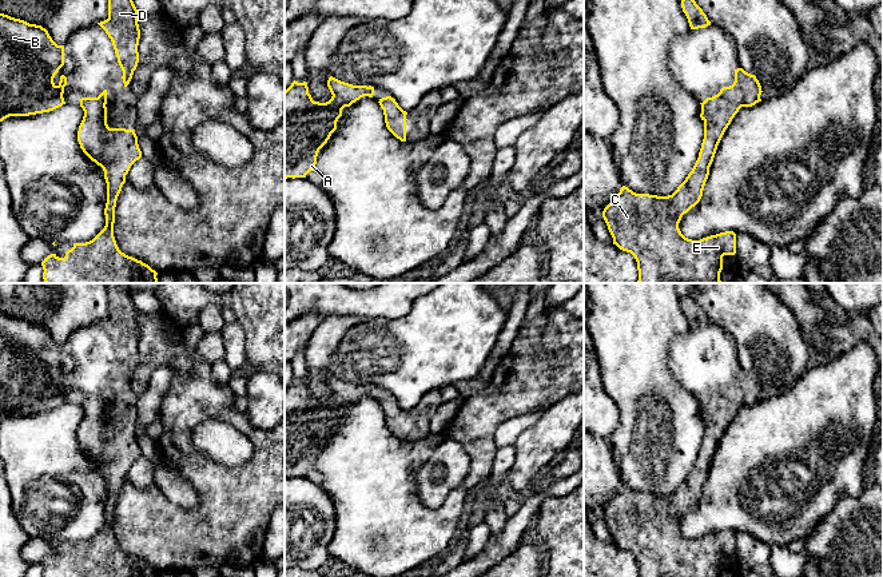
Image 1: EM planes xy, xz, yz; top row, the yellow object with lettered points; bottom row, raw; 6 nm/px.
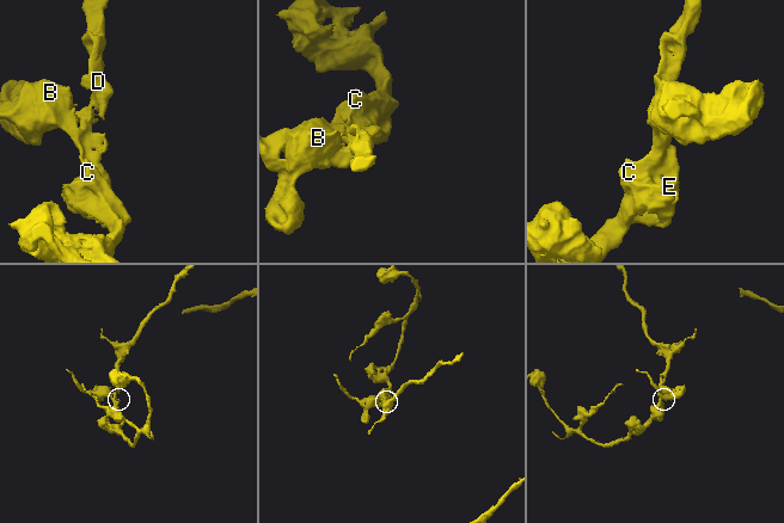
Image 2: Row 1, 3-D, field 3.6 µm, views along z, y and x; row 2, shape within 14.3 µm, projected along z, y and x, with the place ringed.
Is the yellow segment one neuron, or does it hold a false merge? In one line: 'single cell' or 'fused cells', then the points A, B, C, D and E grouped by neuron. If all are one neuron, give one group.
single cell; A B C D E

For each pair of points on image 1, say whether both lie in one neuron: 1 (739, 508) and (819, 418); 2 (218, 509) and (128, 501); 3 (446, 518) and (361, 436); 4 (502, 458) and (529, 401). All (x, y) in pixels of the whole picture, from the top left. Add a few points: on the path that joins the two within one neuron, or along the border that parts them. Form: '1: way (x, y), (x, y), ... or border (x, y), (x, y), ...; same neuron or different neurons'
1: way (752, 485), (796, 441); same neuron
2: way (195, 516), (151, 516); same neuron
3: way (420, 514), (368, 462); same neuron
4: border (497, 449), (489, 476); different neurons

